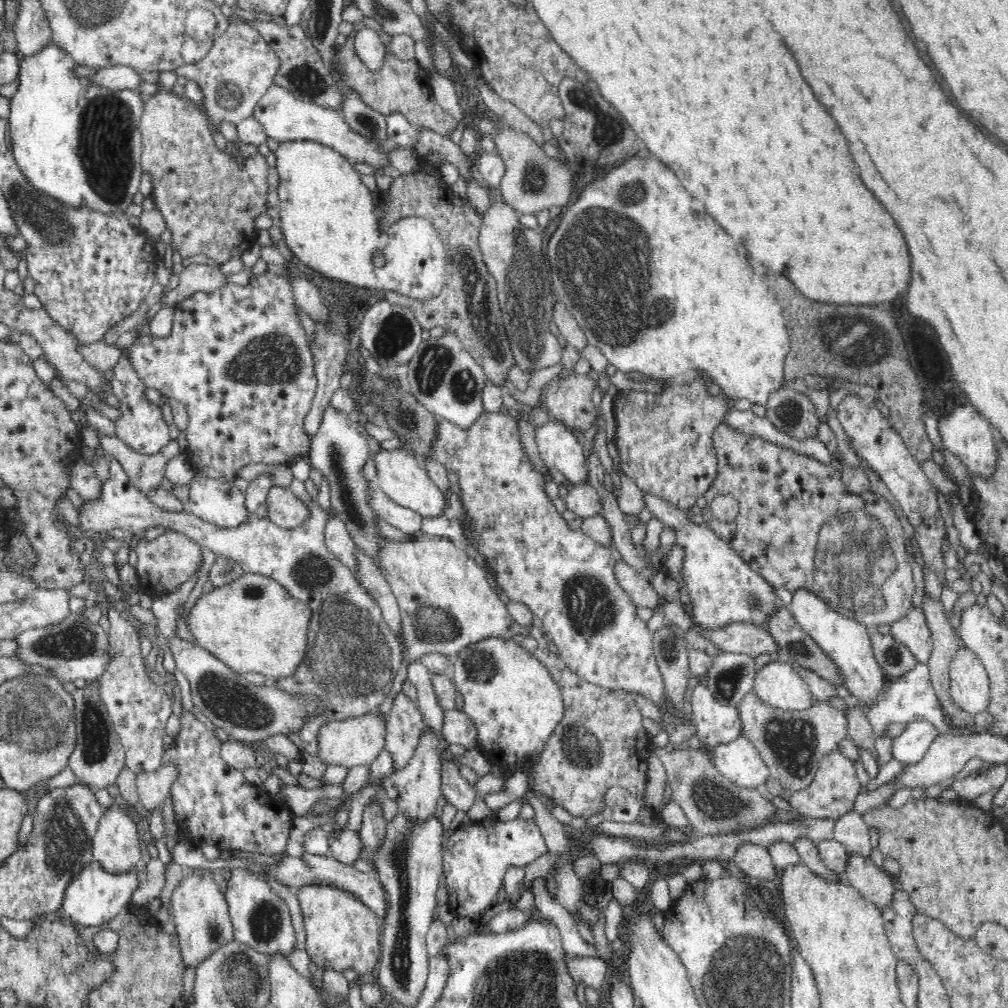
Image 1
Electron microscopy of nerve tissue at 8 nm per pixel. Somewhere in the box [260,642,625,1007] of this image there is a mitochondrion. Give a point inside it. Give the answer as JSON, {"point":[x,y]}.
{"point":[399,850]}

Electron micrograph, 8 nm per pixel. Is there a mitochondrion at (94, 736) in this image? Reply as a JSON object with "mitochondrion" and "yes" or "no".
{"mitochondrion":"yes"}

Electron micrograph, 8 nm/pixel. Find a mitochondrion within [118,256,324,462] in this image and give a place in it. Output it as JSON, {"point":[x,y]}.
{"point":[277,356]}

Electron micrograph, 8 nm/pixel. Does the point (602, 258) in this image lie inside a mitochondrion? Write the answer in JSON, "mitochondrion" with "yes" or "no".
{"mitochondrion":"yes"}

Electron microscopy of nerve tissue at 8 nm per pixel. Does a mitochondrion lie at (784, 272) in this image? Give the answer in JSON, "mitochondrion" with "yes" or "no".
{"mitochondrion":"no"}

